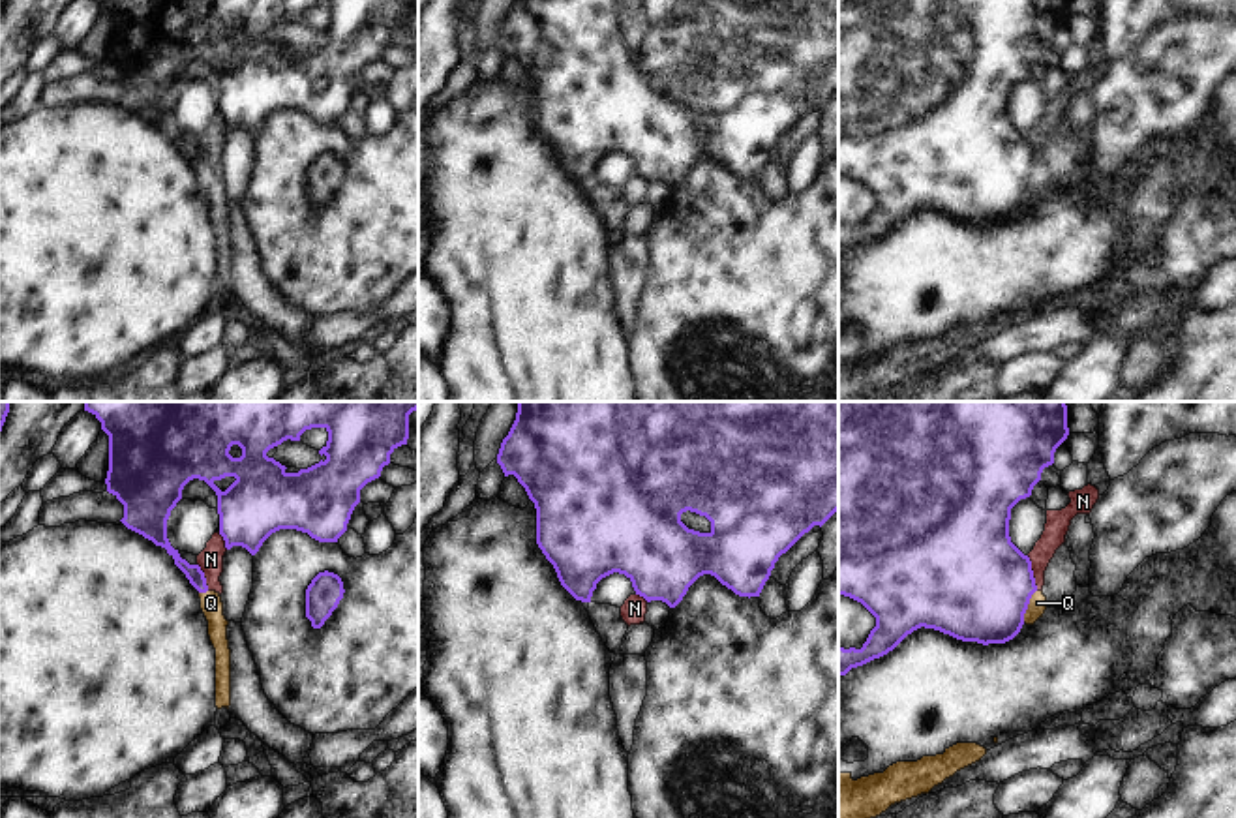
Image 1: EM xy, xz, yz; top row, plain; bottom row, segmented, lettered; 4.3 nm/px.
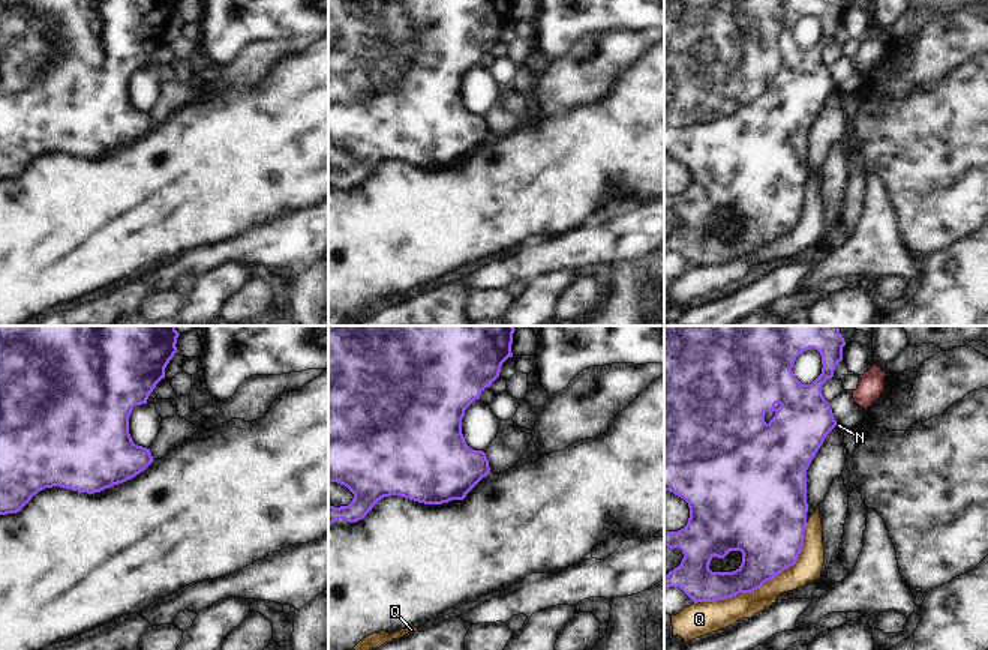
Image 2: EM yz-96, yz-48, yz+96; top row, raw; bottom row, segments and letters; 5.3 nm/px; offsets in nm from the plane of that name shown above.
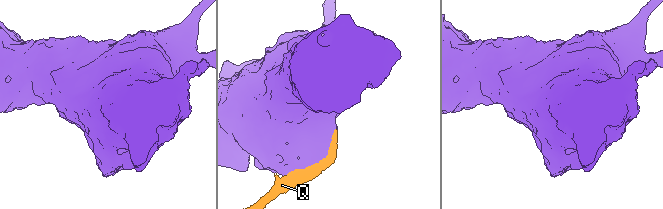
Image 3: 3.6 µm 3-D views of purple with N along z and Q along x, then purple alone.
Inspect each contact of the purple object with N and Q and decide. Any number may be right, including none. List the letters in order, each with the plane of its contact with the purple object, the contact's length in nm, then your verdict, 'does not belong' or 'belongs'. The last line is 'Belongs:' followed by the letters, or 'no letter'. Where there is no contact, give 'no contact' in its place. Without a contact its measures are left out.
N: yz | 160 nm | does not belong
Q: yz | 160 nm | does not belong
Belongs: no letter

